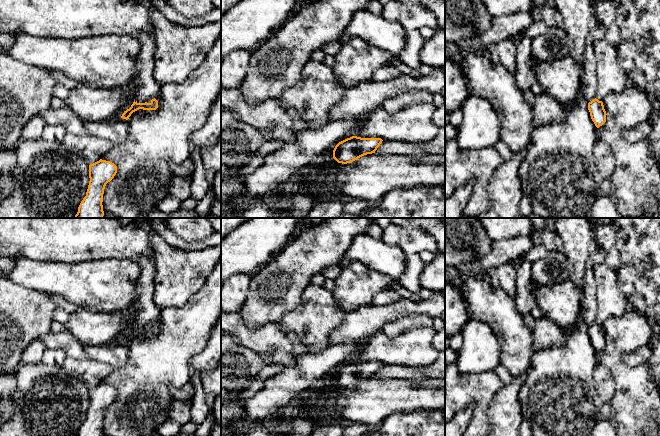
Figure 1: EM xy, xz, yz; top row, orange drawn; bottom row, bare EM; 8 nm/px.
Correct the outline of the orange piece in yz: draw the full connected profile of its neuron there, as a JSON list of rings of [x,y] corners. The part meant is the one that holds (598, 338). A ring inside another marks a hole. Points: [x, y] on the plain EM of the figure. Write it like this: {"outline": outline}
{"outline": [[[598,249],[591,253],[586,261],[585,284],[582,287],[582,311],[581,318],[588,326],[588,334],[595,350],[599,352],[606,346],[606,335],[602,325],[596,323],[597,302],[596,302],[596,281],[593,275],[593,267],[604,263],[605,251]]]}

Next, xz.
{"outline": [[[352,360],[339,366],[335,370],[333,382],[338,387],[351,387],[364,379],[375,377],[382,365],[381,362],[361,362]]]}

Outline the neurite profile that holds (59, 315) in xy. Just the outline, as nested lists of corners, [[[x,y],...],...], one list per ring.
[[[56,307],[53,313],[53,321],[57,321],[60,323],[66,323],[70,317],[70,313],[61,309],[60,307]]]

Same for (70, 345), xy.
[[[69,331],[49,332],[40,339],[47,349],[61,349],[66,357],[79,360],[88,358],[84,345]]]

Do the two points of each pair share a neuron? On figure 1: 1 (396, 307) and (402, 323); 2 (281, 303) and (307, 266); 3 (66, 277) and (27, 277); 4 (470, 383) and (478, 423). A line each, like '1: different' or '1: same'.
1: different
2: same
3: same
4: same

